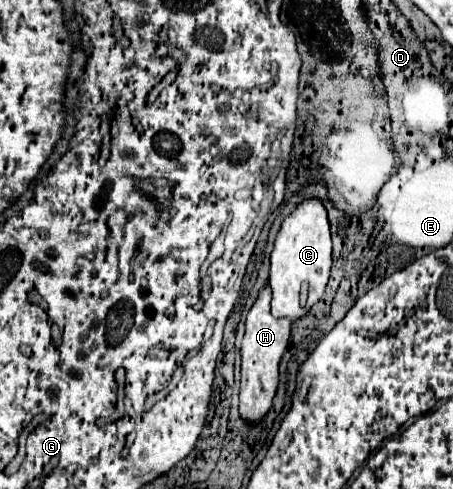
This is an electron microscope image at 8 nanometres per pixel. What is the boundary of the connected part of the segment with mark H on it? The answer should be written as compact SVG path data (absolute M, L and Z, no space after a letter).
M269 283L259 291L253 307L247 313L245 321L245 337L241 343L241 417L257 423L263 419L263 415L271 409L271 399L277 391L277 381L279 381L279 361L281 355L287 349L289 343L289 331L291 331L291 321L289 319L277 319L269 311L271 303L271 291Z

